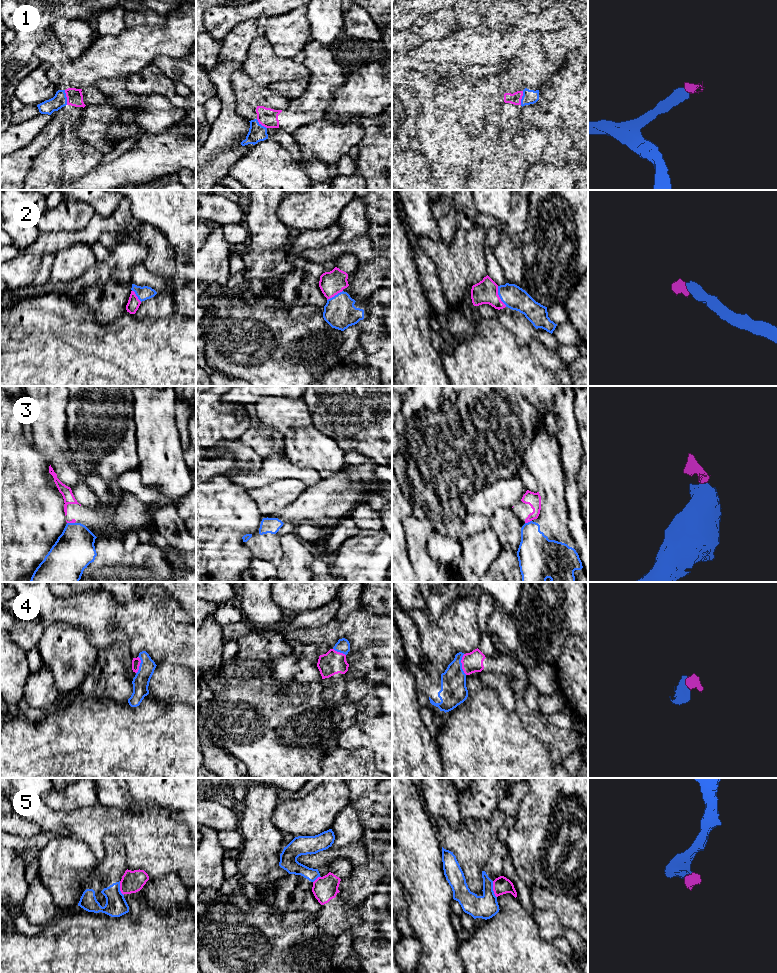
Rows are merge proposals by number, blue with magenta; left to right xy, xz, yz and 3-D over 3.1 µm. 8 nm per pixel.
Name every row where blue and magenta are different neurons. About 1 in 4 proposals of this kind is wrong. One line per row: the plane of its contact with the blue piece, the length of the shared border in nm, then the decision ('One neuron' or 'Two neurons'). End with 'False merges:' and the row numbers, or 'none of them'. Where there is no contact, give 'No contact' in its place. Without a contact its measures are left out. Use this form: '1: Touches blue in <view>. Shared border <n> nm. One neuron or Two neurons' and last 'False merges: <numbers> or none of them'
1: Touches blue in xy. Shared border 120 nm. One neuron
2: Touches blue in yz. Shared border 180 nm. One neuron
3: Touches blue in yz. Shared border 60 nm. Two neurons
4: Touches blue in yz. Shared border 170 nm. One neuron
5: Touches blue in yz. Shared border 140 nm. Two neurons
False merges: 3, 5

